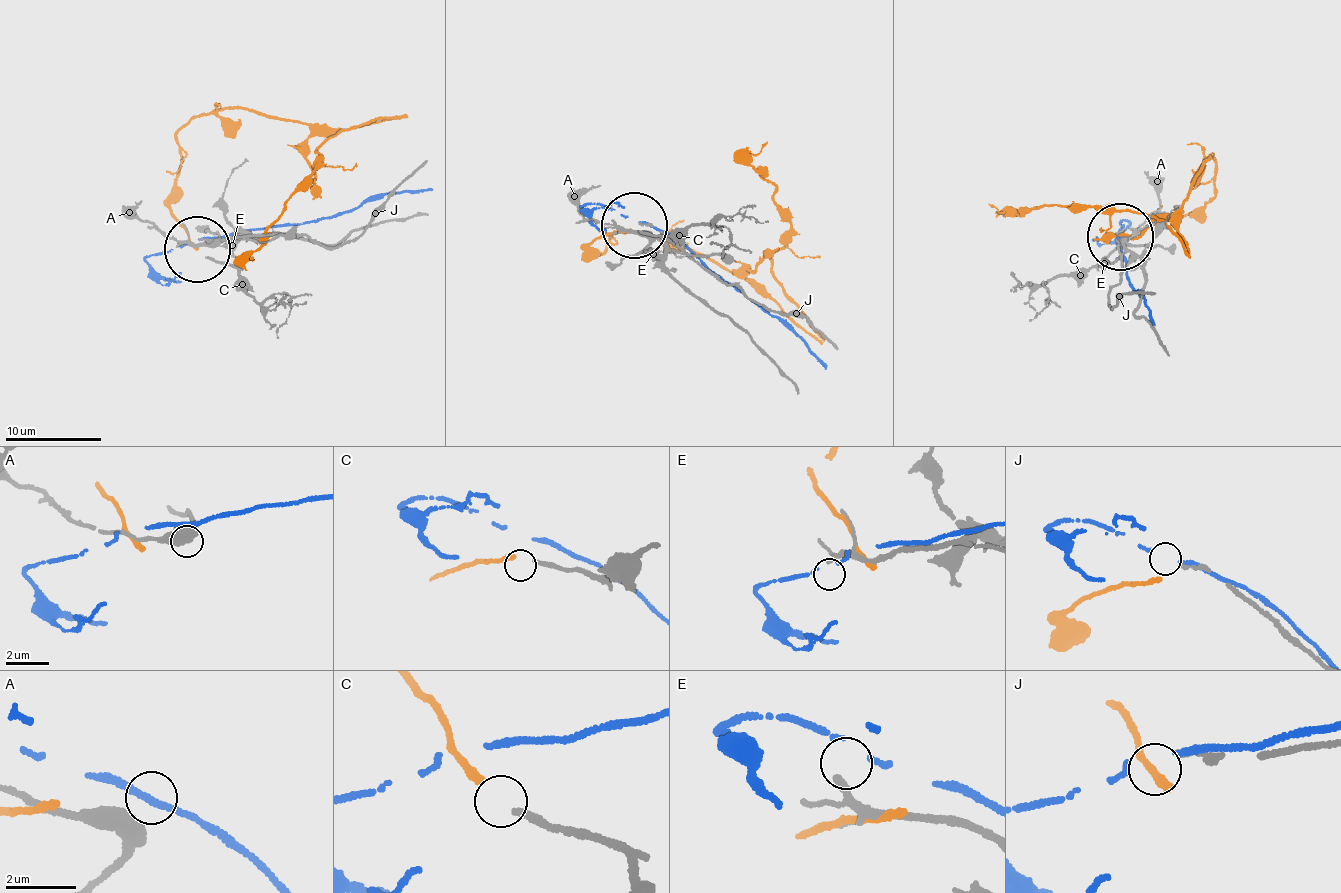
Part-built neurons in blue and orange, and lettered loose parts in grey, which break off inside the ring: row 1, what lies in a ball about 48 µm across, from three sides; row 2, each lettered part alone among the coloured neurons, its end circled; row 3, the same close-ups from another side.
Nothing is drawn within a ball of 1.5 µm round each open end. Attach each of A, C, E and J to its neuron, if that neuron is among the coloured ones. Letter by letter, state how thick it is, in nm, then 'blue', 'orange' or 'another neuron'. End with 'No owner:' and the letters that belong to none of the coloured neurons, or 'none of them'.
A: 480 nm | another neuron
C: 190 nm | another neuron
E: 160 nm | another neuron
J: 160 nm | another neuron
No owner: A, C, E, J

